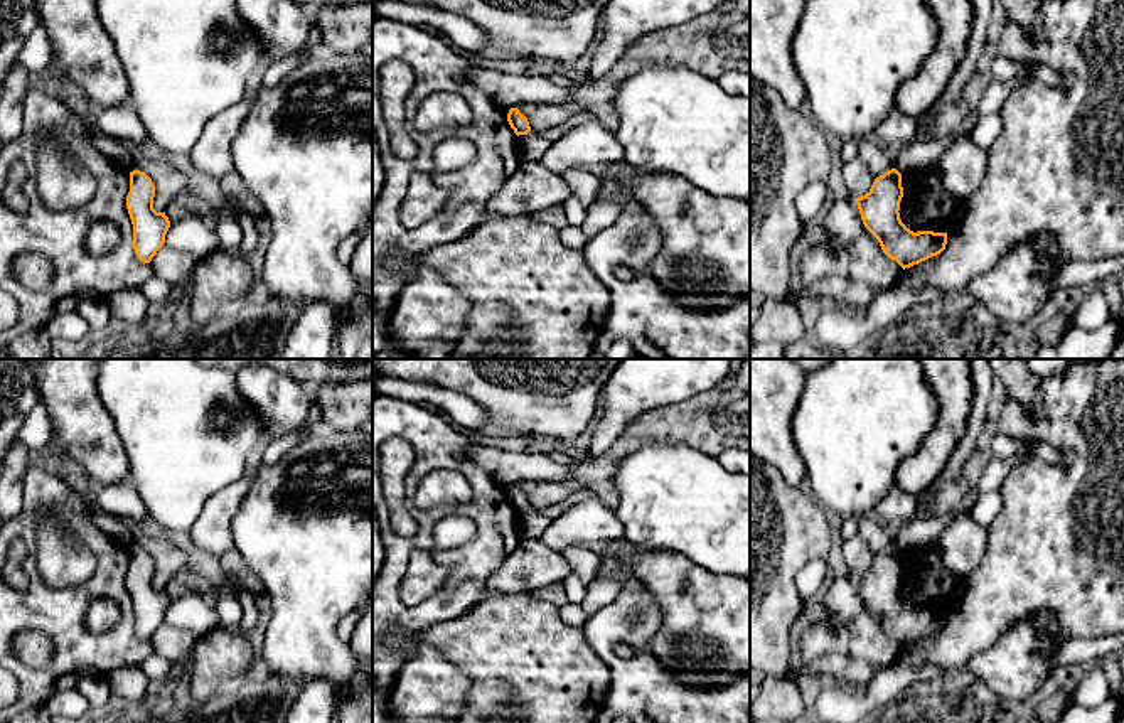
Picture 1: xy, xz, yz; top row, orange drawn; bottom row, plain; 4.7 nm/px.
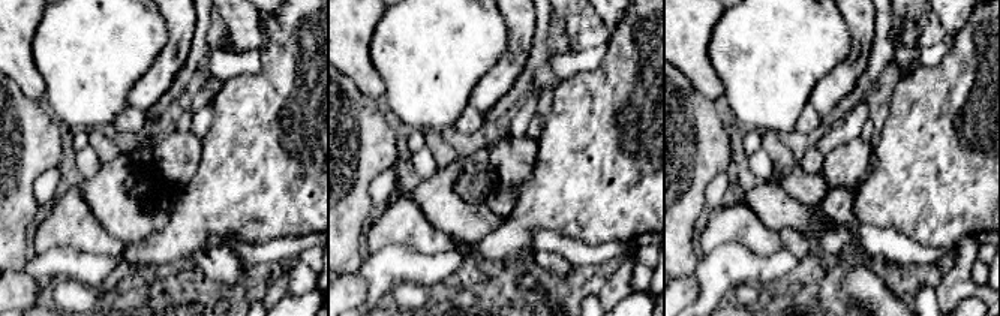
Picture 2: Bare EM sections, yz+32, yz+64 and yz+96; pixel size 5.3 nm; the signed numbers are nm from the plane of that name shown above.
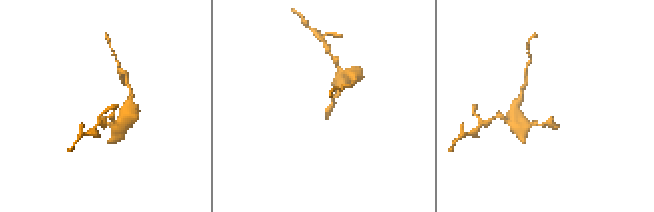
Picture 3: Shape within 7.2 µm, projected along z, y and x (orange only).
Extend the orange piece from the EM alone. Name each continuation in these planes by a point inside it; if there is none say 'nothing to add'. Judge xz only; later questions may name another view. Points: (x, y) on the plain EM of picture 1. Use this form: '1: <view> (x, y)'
nothing to add

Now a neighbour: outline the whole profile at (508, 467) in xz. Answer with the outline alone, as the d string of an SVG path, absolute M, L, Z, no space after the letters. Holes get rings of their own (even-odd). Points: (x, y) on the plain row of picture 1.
M474 445L468 458L500 484L522 480L565 482L571 479L571 465L553 460L548 453L509 452L490 445Z

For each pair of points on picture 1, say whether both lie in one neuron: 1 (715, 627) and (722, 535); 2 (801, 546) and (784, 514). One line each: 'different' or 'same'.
1: different
2: same

